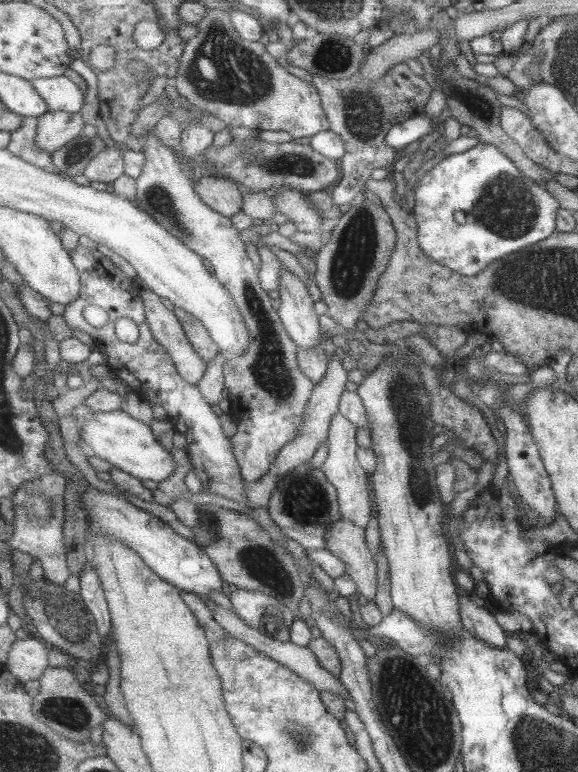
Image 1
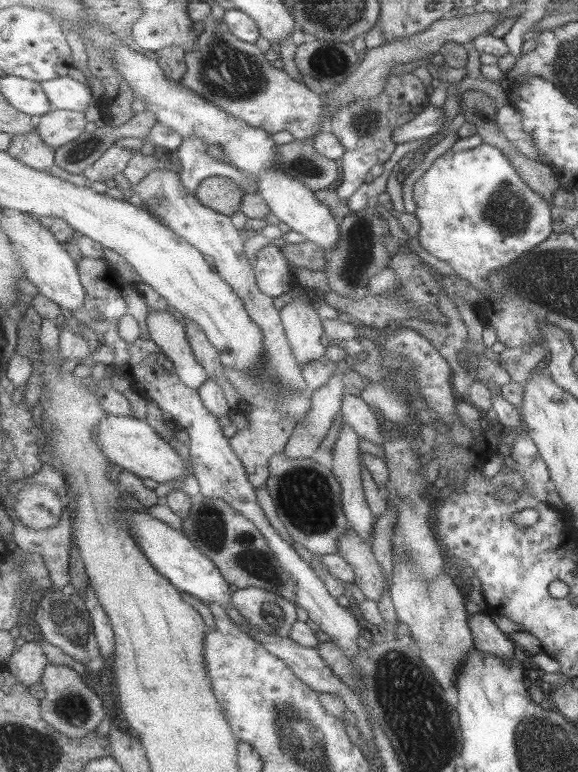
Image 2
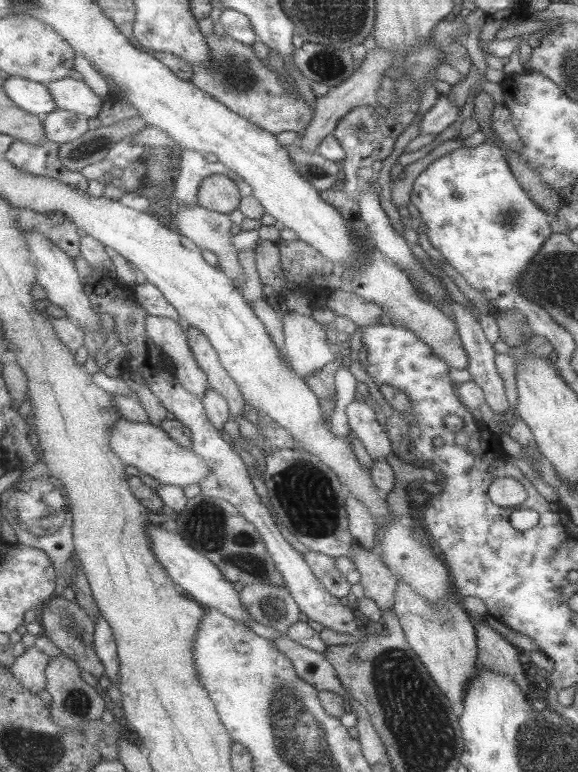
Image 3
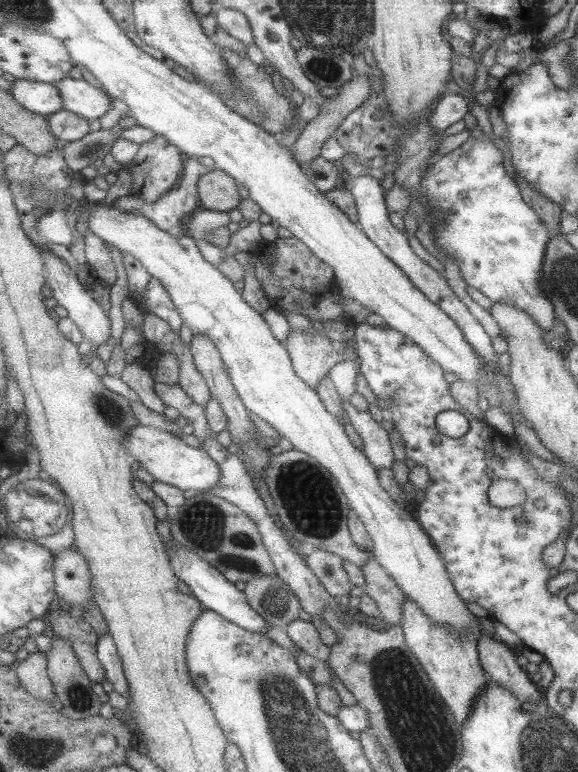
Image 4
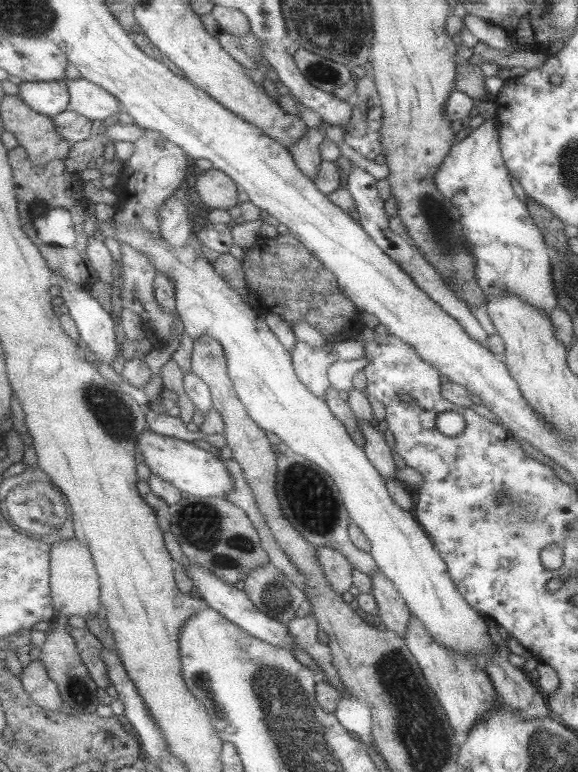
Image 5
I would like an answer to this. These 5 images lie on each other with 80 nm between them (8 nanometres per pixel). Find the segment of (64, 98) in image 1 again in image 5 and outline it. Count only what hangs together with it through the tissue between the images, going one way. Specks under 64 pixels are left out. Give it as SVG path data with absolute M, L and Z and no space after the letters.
M82 76L80 79L69 78L67 83L71 95L70 109L91 120L105 120L118 110L125 110L116 96Z

